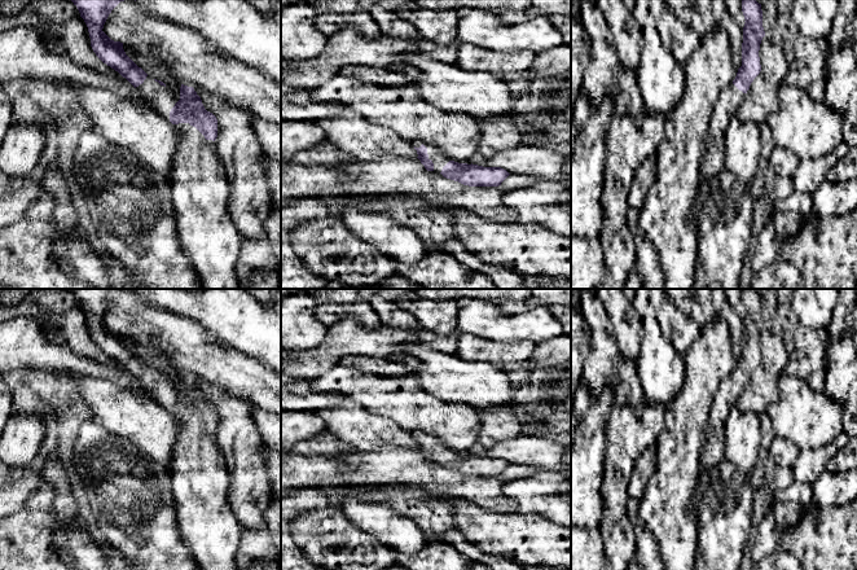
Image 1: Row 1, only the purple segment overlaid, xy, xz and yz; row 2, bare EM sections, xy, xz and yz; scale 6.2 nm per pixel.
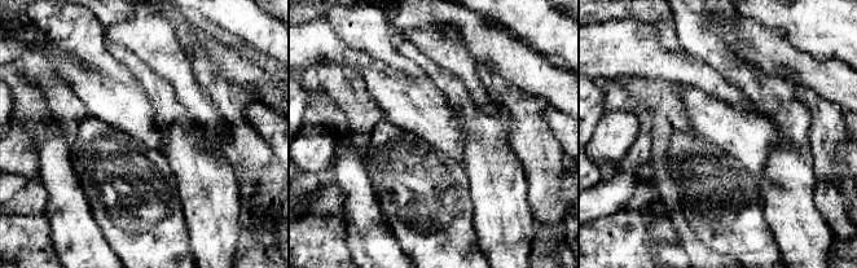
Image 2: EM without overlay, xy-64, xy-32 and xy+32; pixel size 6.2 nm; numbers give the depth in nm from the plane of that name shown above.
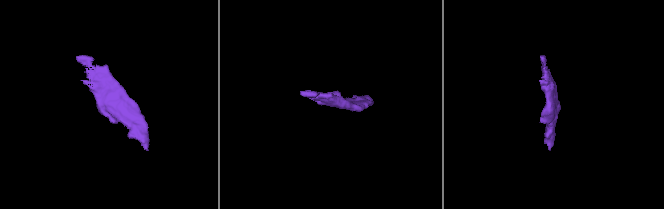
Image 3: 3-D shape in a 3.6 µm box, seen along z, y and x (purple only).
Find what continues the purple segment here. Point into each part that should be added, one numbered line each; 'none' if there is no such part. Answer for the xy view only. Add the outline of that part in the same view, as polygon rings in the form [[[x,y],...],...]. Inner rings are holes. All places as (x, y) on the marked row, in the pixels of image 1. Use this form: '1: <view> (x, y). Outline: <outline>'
1: xy (200, 191). Outline: [[[189,123],[173,126],[180,136],[180,142],[172,159],[168,183],[171,185],[171,200],[176,218],[179,242],[192,262],[201,289],[239,289],[238,272],[241,268],[238,266],[238,255],[243,236],[233,223],[228,210],[230,188],[225,176],[224,165],[216,153],[215,141],[206,140],[205,136]]]

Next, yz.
1: yz (713, 162). Outline: [[[733,83],[718,96],[711,117],[707,148],[700,166],[700,172],[706,179],[717,177],[725,168],[725,132],[743,96],[744,93]]]

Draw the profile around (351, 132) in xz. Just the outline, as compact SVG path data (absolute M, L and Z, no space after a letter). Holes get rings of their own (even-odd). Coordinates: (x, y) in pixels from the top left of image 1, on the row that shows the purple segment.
M351 110L334 118L313 120L313 123L324 130L328 141L351 154L356 161L418 157L413 142Z

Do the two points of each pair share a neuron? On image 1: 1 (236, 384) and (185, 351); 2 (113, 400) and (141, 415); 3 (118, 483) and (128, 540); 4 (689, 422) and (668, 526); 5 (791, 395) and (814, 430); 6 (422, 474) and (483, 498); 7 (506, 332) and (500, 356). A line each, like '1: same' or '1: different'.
1: same
2: same
3: same
4: same
5: same
6: same
7: different

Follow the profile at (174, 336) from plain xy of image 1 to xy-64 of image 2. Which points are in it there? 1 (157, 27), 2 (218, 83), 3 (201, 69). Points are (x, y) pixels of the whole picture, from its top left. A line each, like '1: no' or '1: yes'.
1: no
2: no
3: no

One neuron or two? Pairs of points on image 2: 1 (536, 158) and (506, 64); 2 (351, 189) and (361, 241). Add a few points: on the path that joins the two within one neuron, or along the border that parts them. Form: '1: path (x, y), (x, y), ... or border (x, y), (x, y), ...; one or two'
1: border (487, 66), (492, 66), (505, 79), (540, 97); two
2: path (360, 202), (361, 228); one

